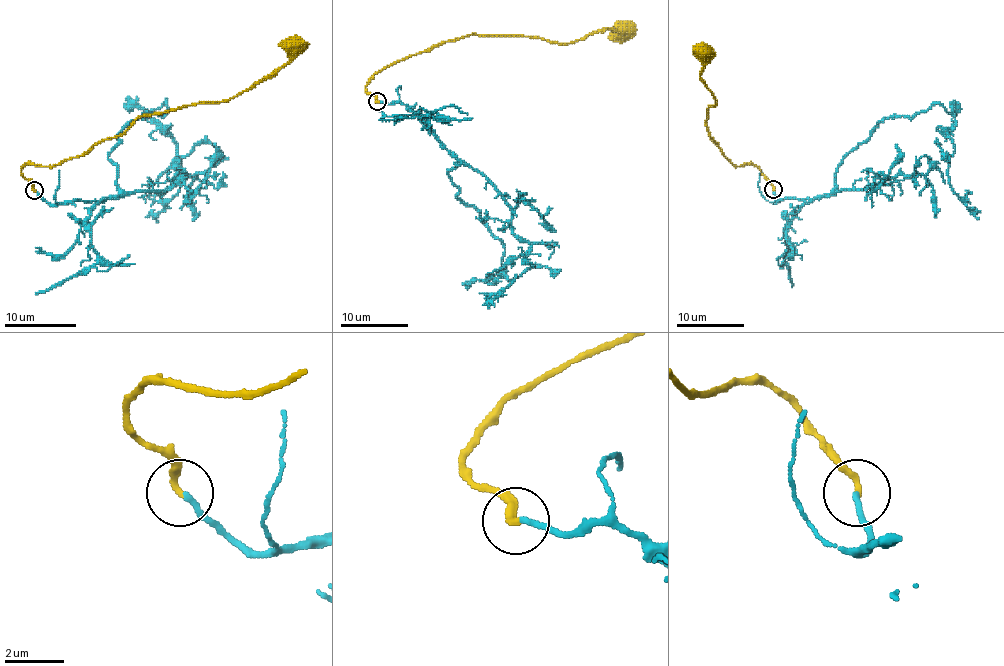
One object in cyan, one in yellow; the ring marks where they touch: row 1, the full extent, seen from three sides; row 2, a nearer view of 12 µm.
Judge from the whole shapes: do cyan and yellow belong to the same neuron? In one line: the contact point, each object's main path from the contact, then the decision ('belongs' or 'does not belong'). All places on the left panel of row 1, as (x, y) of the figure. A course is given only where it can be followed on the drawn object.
at (34, 190); cyan runs (35, 190), (113, 199), (120, 132), (165, 100), (149, 114), (181, 184), (145, 217); yellow runs (34, 190), (21, 172), (26, 165), (53, 166), (86, 154), (142, 116), (241, 94), (278, 71), (300, 37); belongs

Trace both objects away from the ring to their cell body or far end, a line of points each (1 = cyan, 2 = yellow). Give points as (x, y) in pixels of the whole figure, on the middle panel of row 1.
1: (379, 101), (402, 102), (452, 153), (458, 198), (503, 244), (486, 281), (516, 277), (482, 305)
2: (377, 101), (365, 89), (370, 79), (445, 41), (479, 35), (572, 43), (608, 28), (618, 31), (628, 24)

